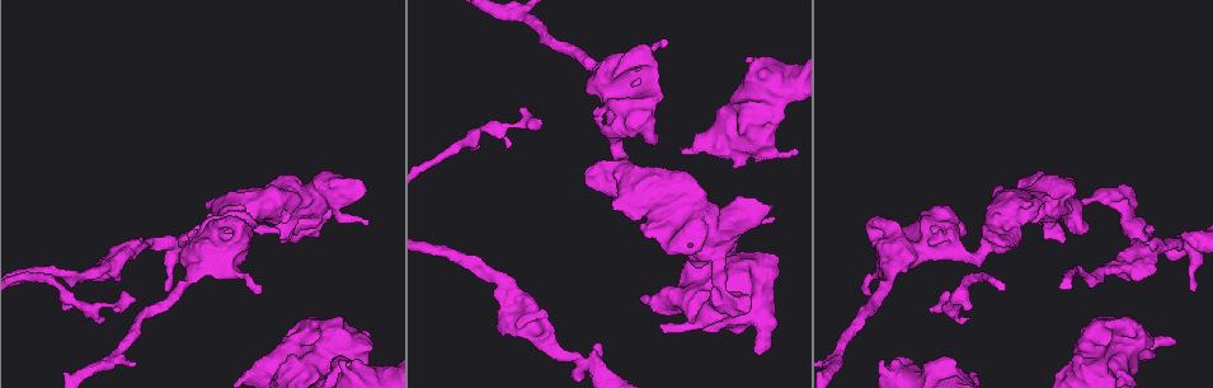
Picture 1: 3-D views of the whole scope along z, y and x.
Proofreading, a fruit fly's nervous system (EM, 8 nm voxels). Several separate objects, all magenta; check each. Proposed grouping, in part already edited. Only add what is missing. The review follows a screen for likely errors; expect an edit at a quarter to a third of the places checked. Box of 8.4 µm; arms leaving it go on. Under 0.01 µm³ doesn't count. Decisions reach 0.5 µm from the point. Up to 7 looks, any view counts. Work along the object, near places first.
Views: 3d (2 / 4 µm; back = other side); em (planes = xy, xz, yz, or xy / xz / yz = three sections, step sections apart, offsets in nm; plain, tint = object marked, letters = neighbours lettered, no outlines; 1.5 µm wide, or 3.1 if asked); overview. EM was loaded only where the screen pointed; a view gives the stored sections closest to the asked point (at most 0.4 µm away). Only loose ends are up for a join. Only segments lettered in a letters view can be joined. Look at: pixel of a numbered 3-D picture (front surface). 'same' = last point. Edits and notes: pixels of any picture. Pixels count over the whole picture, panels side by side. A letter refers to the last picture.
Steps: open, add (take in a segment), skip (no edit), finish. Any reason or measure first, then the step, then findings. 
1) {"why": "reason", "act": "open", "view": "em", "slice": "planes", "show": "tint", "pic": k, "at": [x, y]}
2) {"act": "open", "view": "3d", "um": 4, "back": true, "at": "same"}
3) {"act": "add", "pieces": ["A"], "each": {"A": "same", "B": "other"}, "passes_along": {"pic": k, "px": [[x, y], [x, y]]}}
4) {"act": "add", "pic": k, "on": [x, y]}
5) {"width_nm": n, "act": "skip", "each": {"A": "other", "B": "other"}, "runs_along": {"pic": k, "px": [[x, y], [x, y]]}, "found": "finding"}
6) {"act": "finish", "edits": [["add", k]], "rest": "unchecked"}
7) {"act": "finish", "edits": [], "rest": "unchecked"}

{"why": "stops while still wide", "act": "open", "view": "3d", "um": 2, "pic": 1, "at": [1045, 206]}

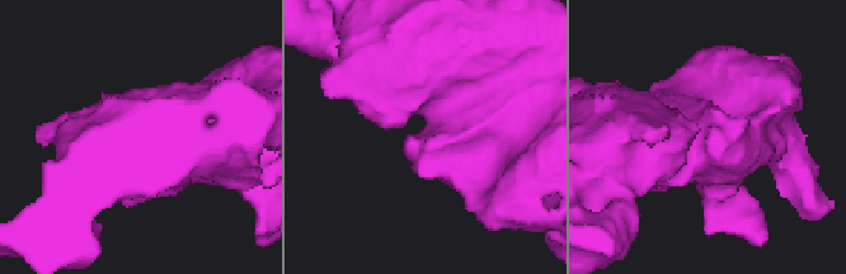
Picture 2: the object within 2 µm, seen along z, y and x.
{"why": "now the EM", "act": "open", "view": "em", "slice": "planes", "show": "letters", "pic": 2, "at": [406, 145]}

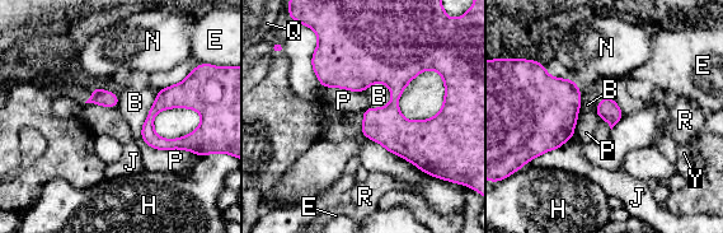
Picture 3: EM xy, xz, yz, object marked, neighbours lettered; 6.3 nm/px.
{"act": "skip", "each": {"B": "other", "E": "other", "H": "other", "J": "other", "N": "other", "P": "other", "Q": "other", "R": "other", "Y": "other"}, "runs_along": {"pic": 3, "px": [[360, 43], [394, 78], [394, 126], [423, 166]]}, "found": "no lettered segment goes on from it"}

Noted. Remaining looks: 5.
{"why": "free end", "act": "open", "view": "em", "slice": "xz", "step": 8, "show": "letters", "pic": 1, "at": [254, 231]}

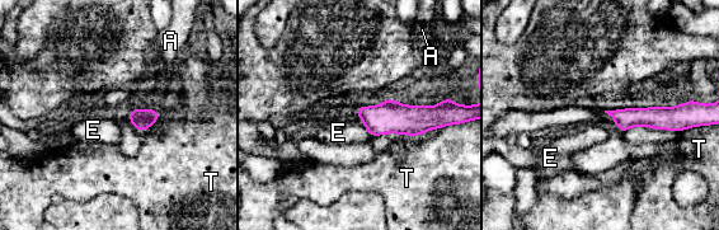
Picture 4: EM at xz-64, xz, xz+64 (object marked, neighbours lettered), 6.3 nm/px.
{"longest_contact_nm": ["T", 220], "act": "skip", "each": {"A": "other", "E": "other", "T": "other"}, "runs_along": {"pic": 4, "px": [[614, 113], [621, 117], [680, 118]]}, "found": "none of them fits"}

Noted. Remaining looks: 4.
{"why": "branch stops here", "act": "open", "view": "em", "slice": "yz", "step": 8, "show": "tint", "pic": 1, "at": [539, 124]}

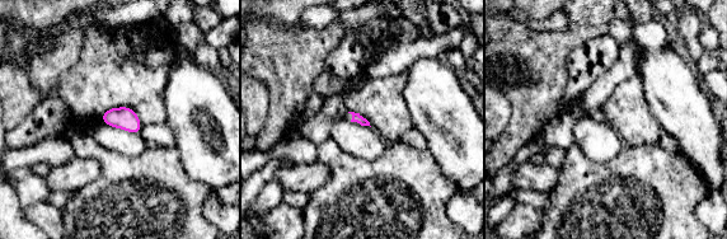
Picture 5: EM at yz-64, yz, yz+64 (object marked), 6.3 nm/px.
{"why": "cut it another way", "act": "open", "view": "em", "slice": "planes", "show": "letters", "at": "same"}

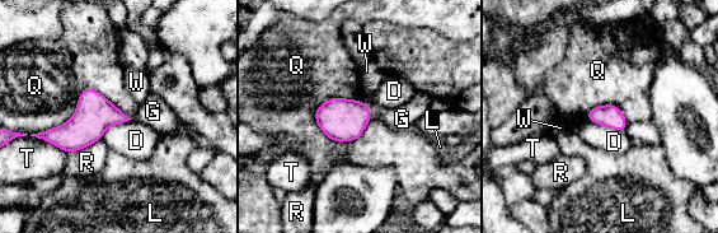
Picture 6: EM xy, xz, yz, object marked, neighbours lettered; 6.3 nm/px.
{"act": "add", "pieces": ["G"], "each": {"D": "other", "G": "same", "L": "other", "Q": "other", "R": "other", "T": "other", "W": "other"}, "passes_along": {"pic": 6, "px": [[342, 120], [367, 111], [403, 117]]}, "found": "it goes on there"}

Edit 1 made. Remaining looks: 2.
{"act": "finish", "edits": [["add", 6]], "rest": "unchecked"}

